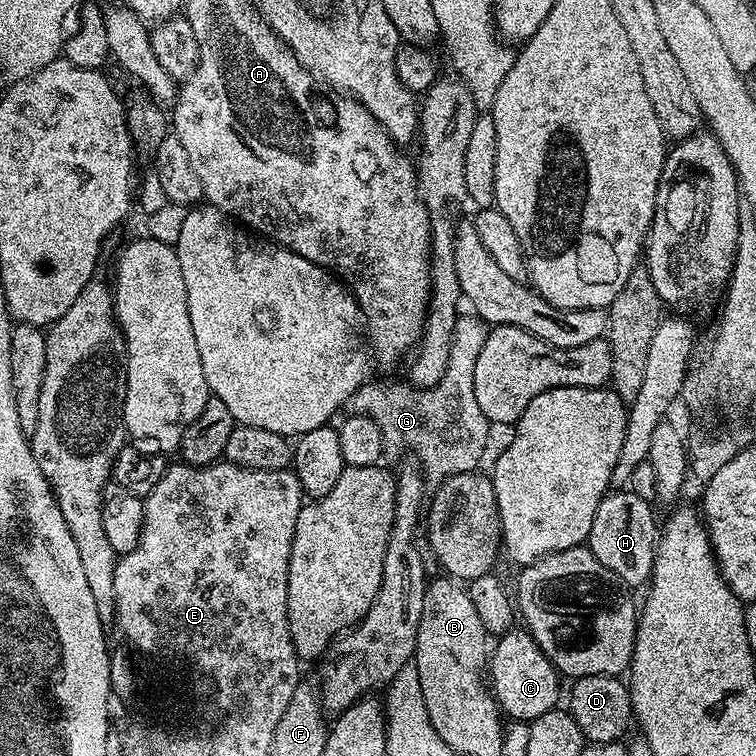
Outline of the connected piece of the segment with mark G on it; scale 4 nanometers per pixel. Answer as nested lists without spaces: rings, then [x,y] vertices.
[[[457,315],[454,338],[450,342],[450,362],[446,362],[446,374],[436,384],[407,392],[396,384],[365,382],[350,401],[355,415],[378,422],[389,453],[408,451],[404,453],[415,457],[425,477],[432,482],[477,471],[488,448],[490,422],[479,409],[478,398],[474,398],[474,370],[490,328],[479,316],[467,315]]]

